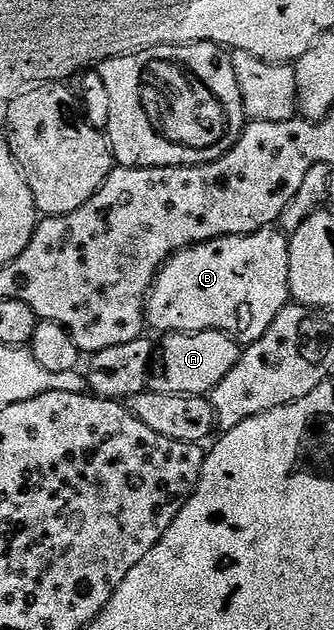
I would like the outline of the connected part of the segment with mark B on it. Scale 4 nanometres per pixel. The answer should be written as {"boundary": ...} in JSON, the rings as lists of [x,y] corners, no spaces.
{"boundary":[[[268,229],[256,235],[226,235],[198,243],[195,247],[186,247],[163,264],[147,296],[145,319],[162,333],[224,331],[232,339],[246,345],[255,343],[269,329],[269,325],[273,325],[277,313],[288,306],[290,294],[289,239],[282,230]]]}

